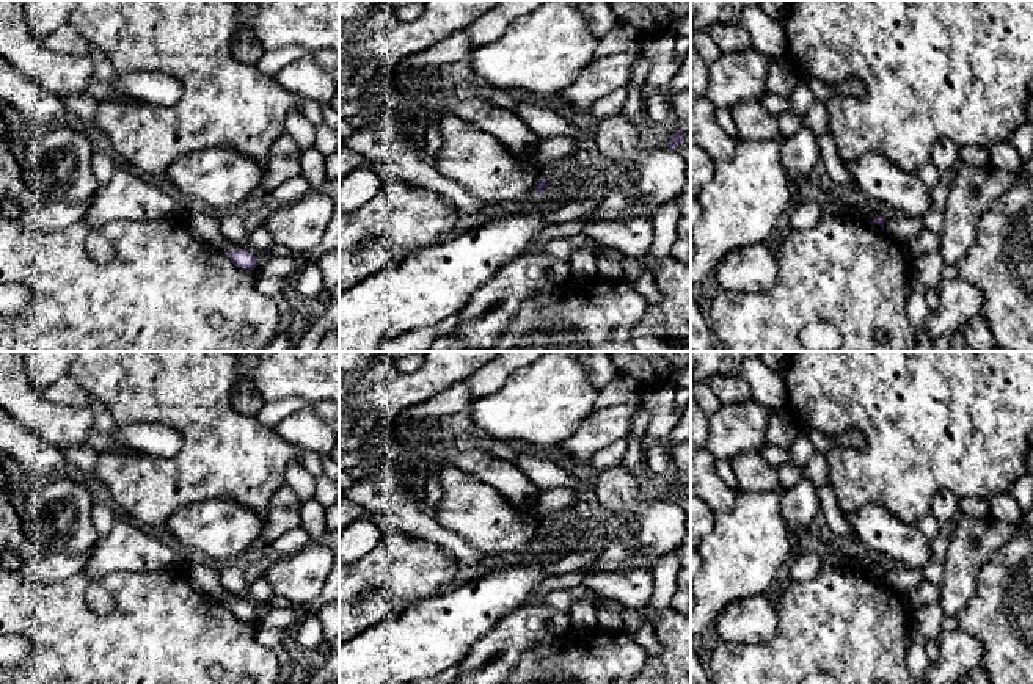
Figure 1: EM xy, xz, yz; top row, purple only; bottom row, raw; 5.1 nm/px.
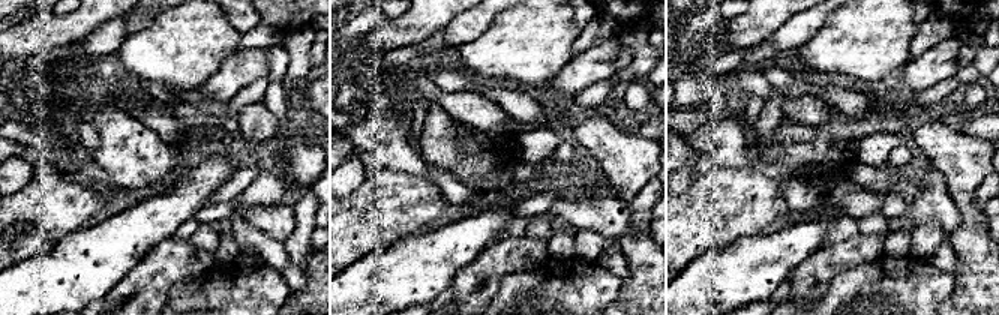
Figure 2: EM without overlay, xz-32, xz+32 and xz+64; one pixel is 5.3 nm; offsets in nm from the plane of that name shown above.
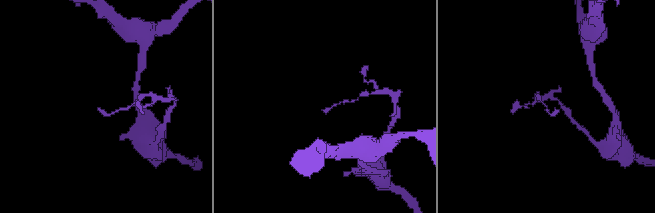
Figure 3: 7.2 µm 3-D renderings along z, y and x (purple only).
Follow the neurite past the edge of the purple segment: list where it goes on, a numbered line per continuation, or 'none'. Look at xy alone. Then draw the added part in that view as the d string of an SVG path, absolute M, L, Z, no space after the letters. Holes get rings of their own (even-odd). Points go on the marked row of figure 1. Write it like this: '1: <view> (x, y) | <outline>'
none

